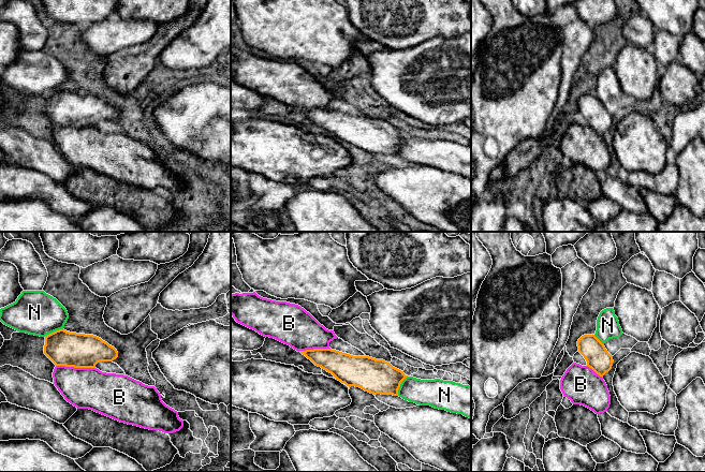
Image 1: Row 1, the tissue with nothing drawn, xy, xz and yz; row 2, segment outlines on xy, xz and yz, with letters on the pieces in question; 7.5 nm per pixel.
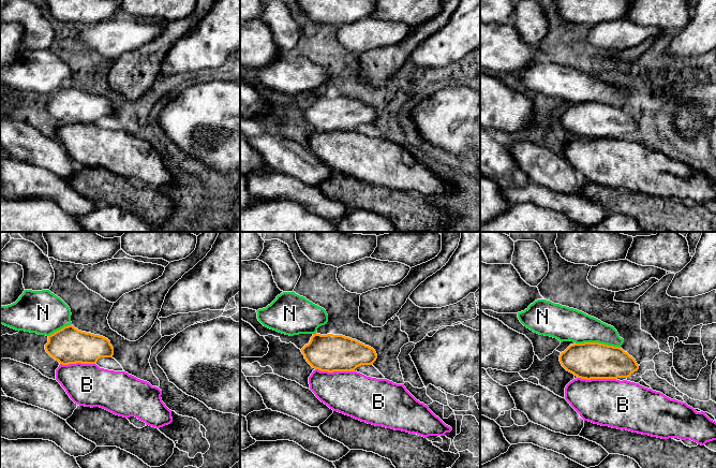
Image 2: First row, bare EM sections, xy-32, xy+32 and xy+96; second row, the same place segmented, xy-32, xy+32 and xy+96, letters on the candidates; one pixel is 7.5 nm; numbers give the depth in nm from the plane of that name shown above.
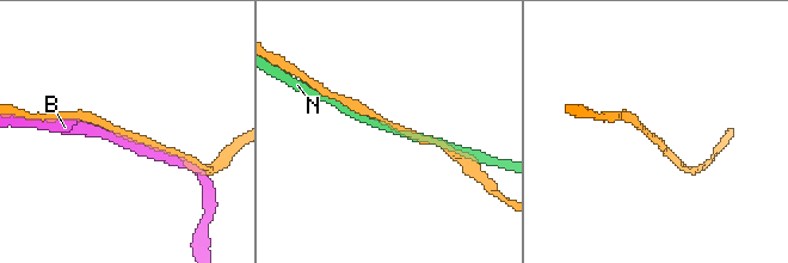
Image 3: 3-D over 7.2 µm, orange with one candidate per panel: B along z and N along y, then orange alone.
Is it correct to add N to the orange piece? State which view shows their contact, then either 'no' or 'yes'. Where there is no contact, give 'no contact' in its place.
contact in xz; no

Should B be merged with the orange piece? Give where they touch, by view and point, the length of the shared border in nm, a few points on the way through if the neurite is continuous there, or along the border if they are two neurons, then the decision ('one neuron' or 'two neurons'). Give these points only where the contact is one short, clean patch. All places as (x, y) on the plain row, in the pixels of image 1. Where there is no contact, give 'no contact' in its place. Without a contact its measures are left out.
contact xy (75, 127); length 300 nm; one neuron

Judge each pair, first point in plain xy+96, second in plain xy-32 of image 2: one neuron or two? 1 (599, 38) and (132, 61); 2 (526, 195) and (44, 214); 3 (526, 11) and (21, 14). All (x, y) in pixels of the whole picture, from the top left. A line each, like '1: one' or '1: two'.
1: two
2: two
3: one

